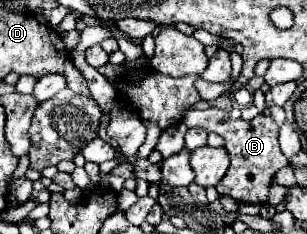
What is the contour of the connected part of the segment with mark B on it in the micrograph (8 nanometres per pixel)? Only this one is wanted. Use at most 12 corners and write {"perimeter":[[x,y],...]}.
{"perimeter":[[189,109],[183,122],[225,139],[231,167],[219,195],[265,203],[289,161],[269,115],[231,121]]}

